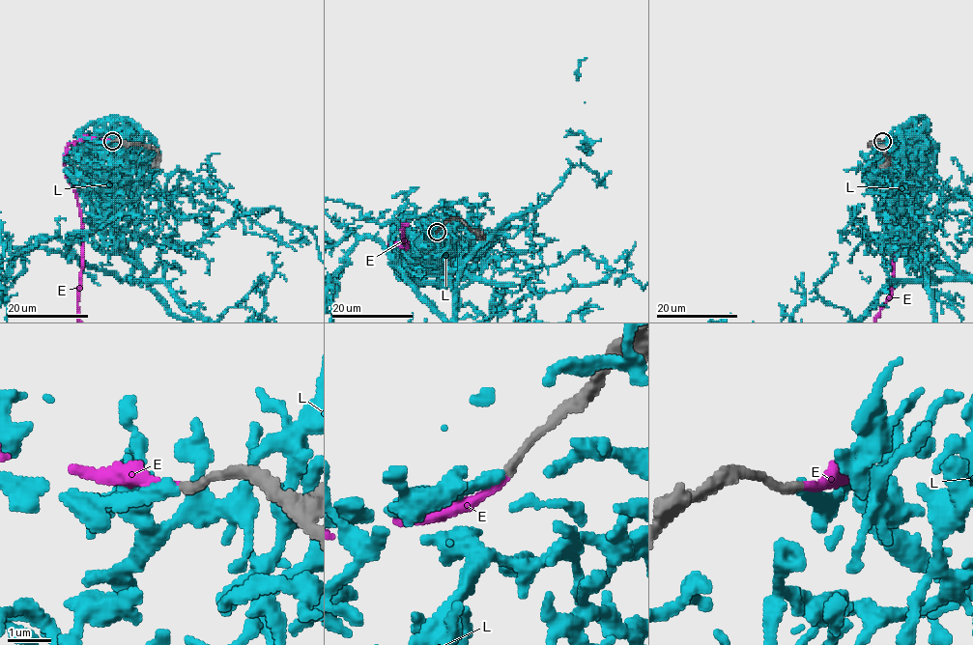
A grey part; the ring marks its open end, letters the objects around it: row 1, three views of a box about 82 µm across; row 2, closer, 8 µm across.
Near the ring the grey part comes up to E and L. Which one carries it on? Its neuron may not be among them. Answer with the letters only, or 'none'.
E

